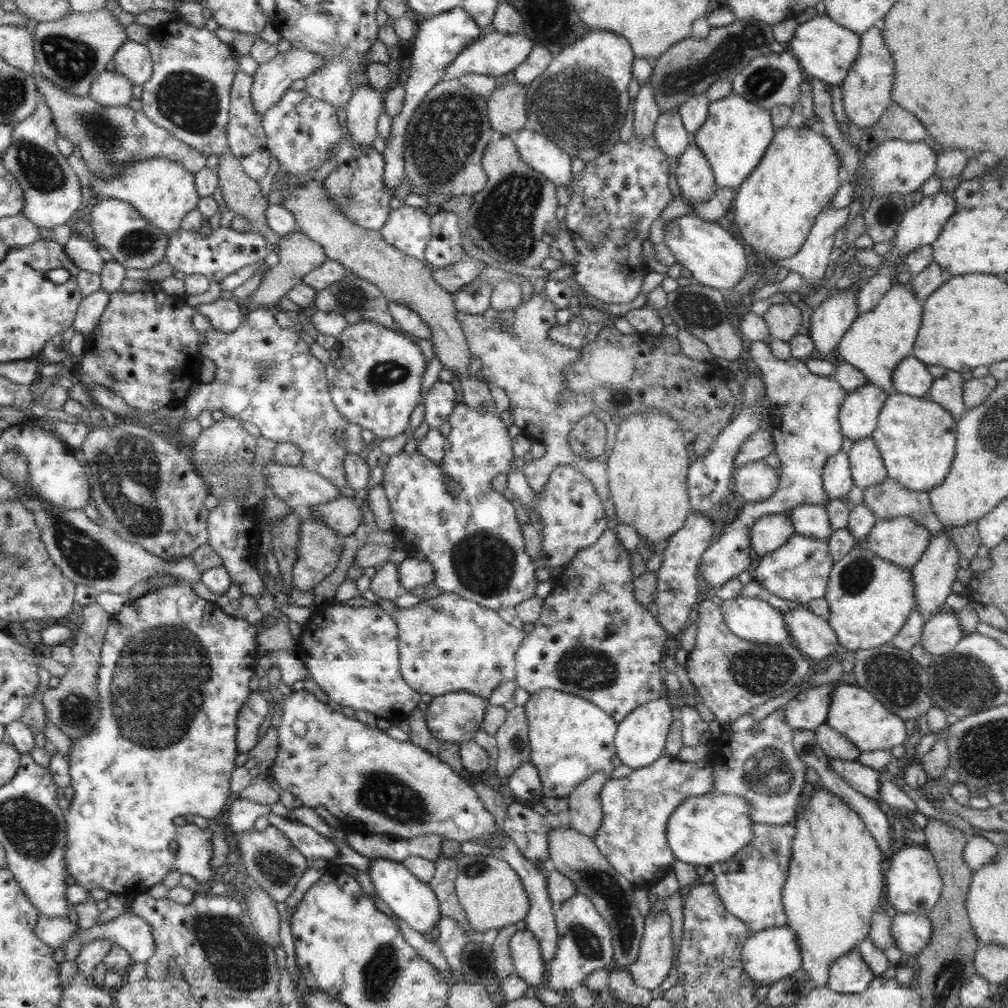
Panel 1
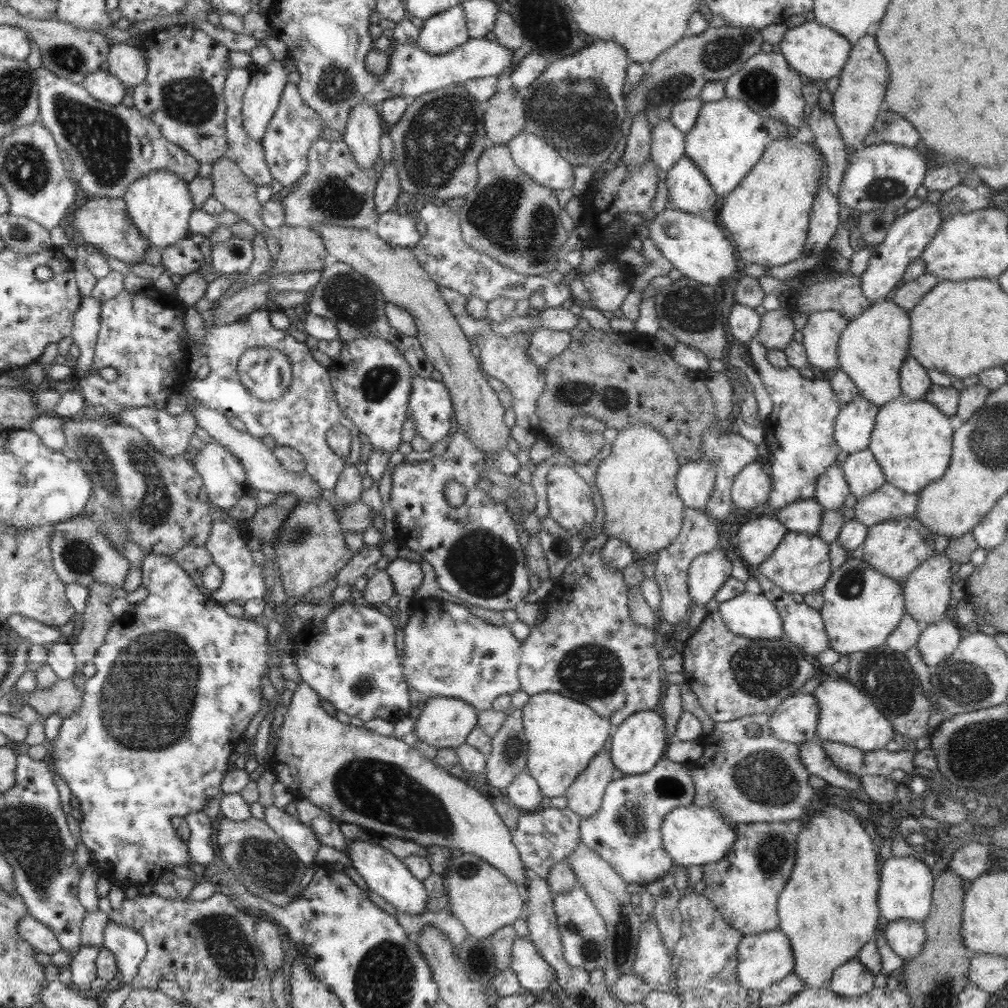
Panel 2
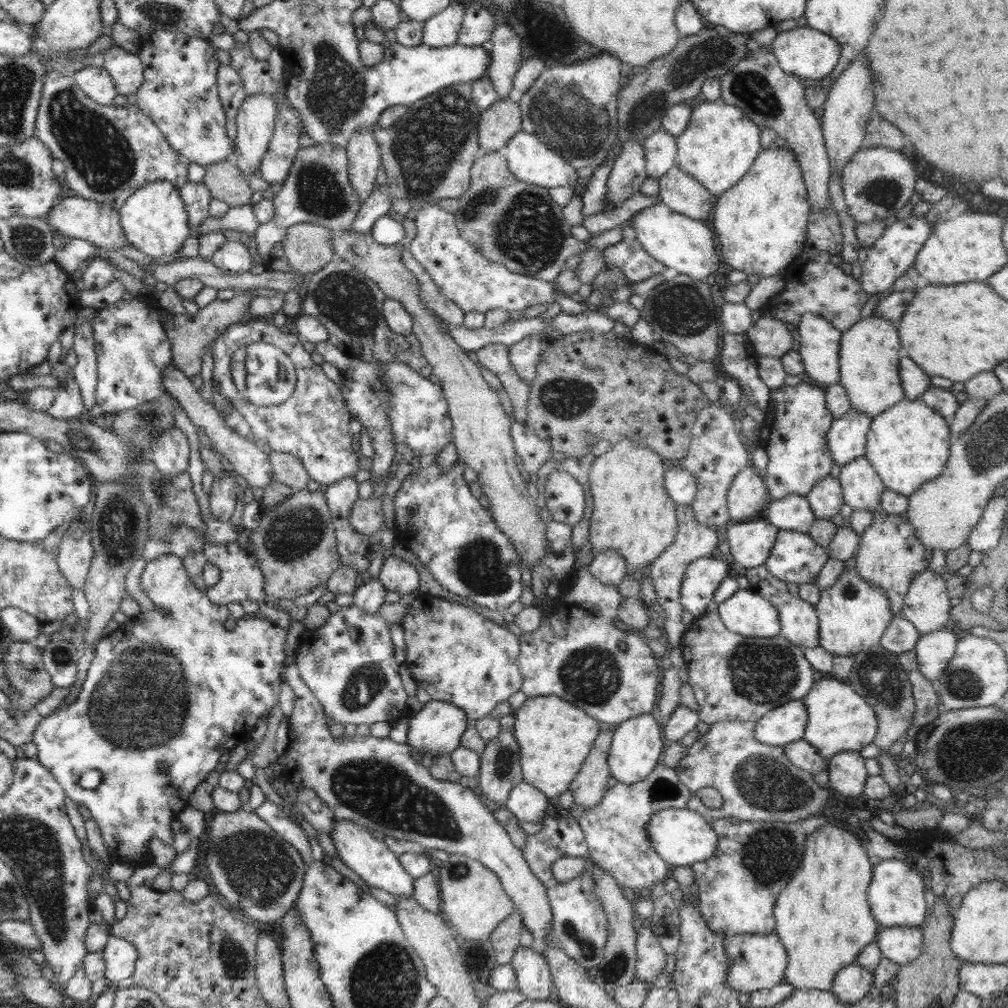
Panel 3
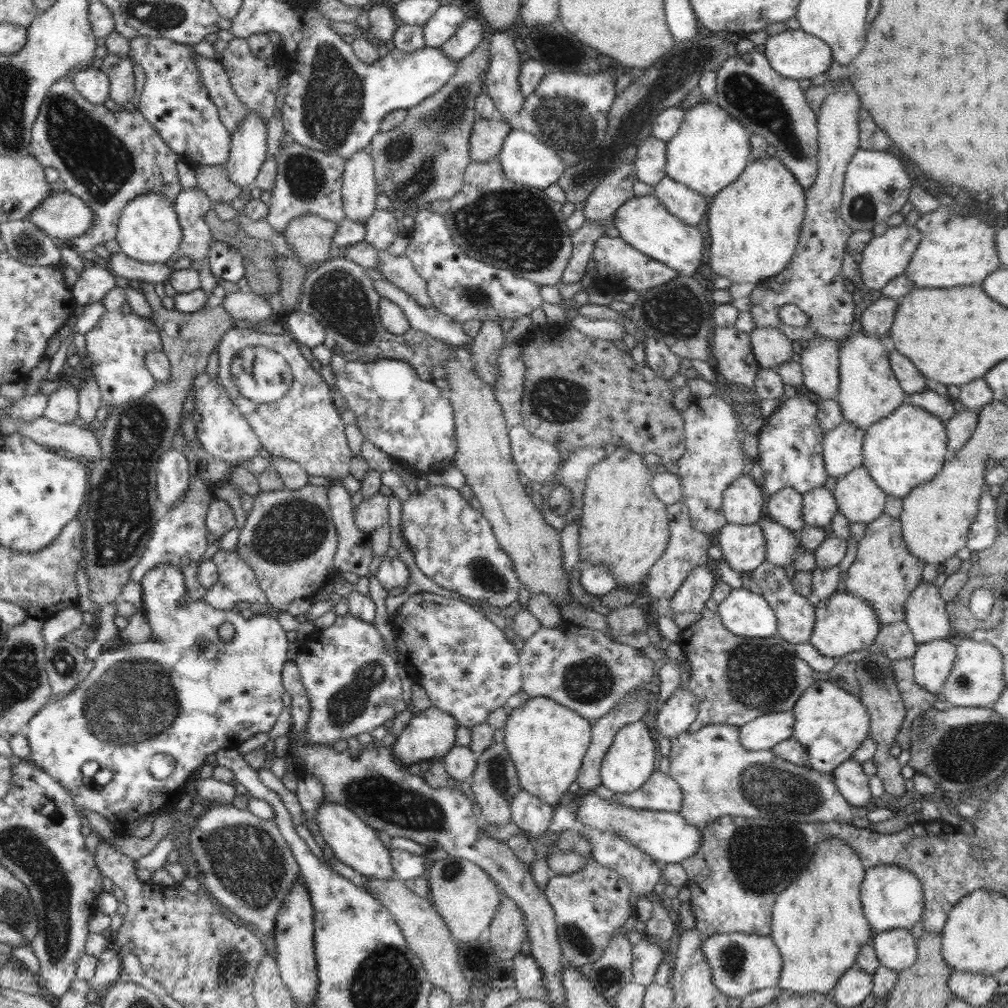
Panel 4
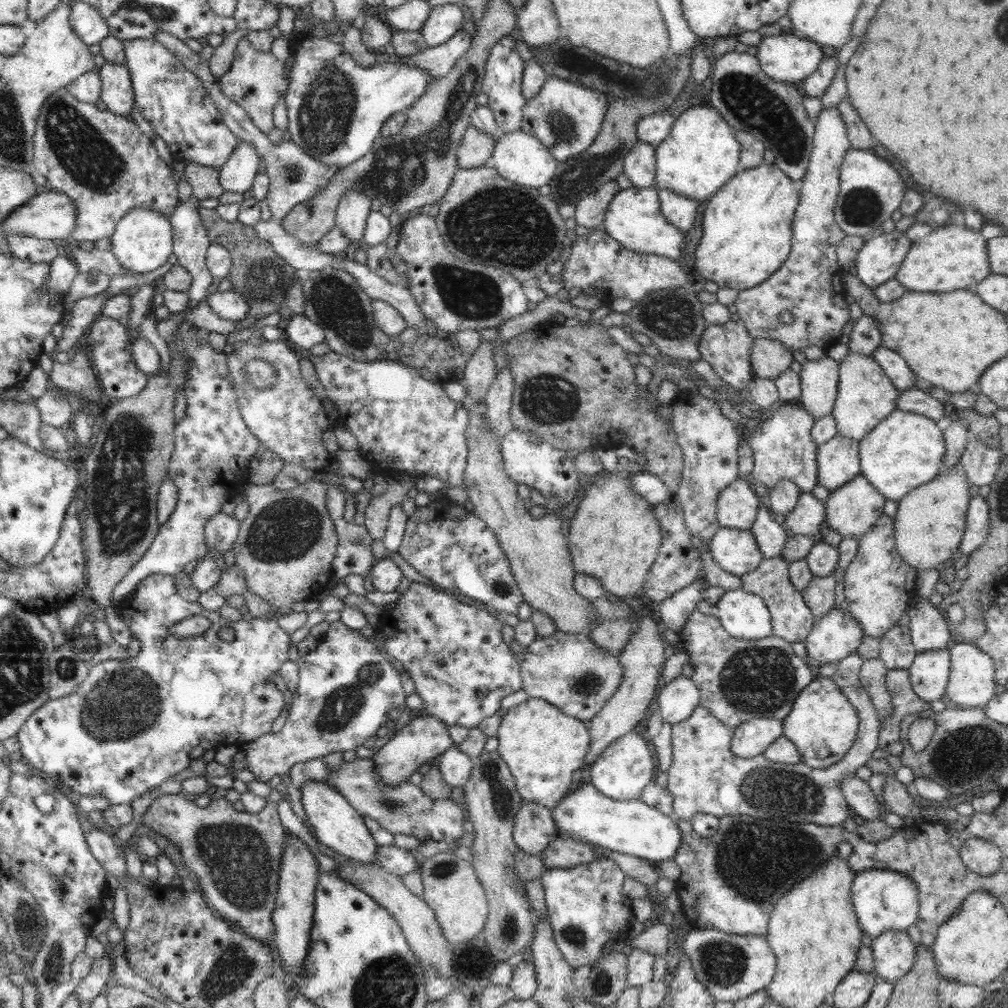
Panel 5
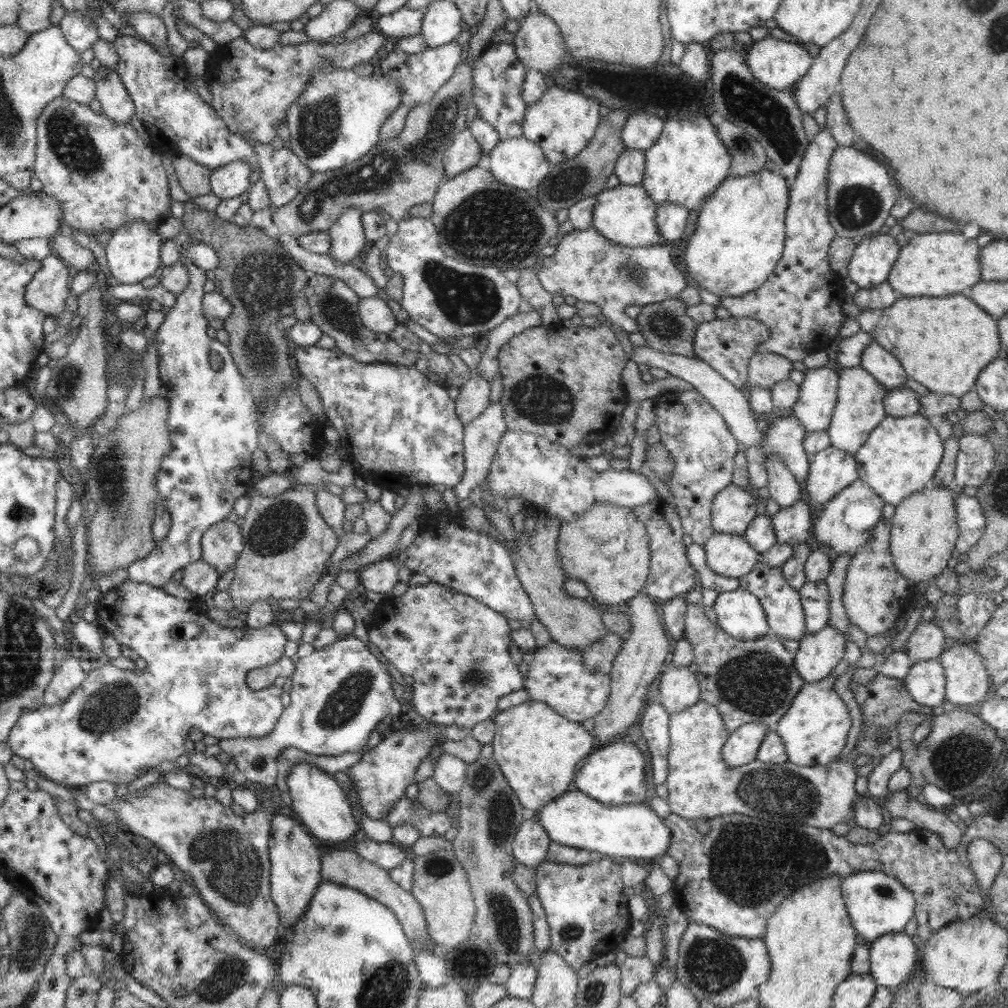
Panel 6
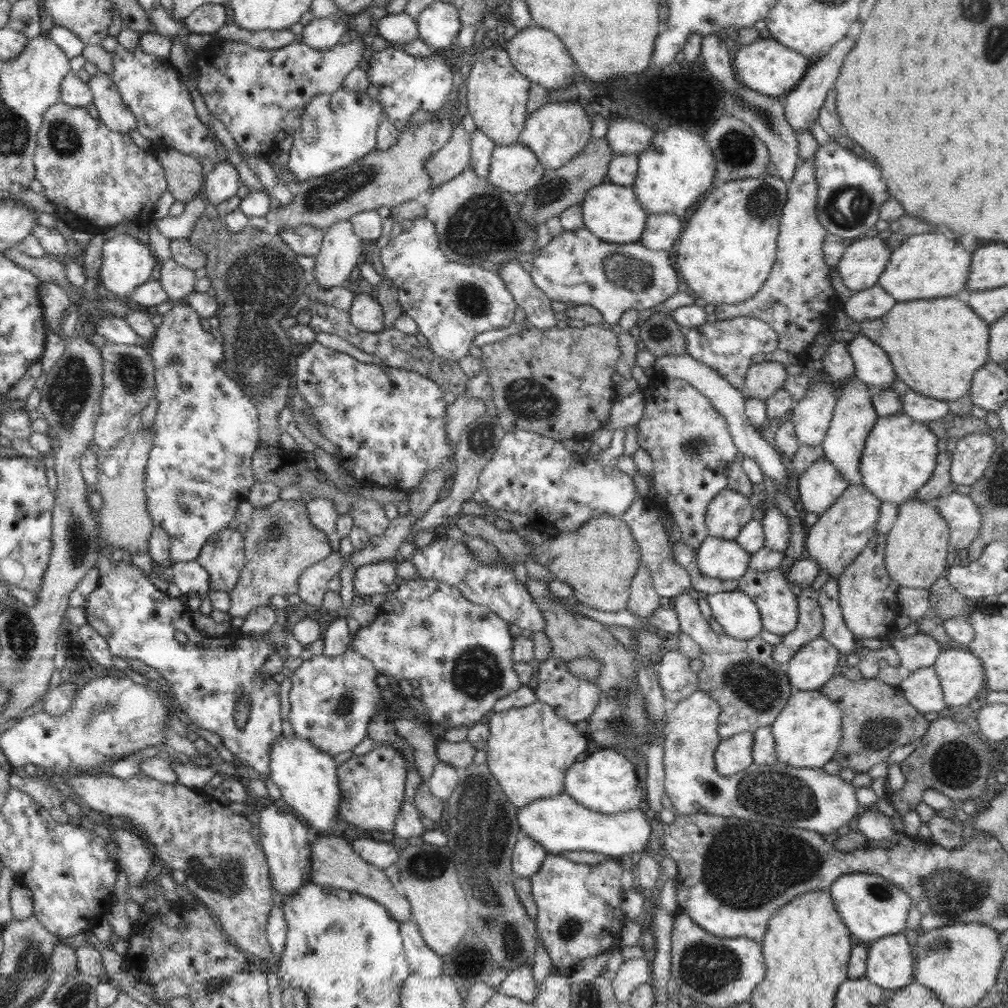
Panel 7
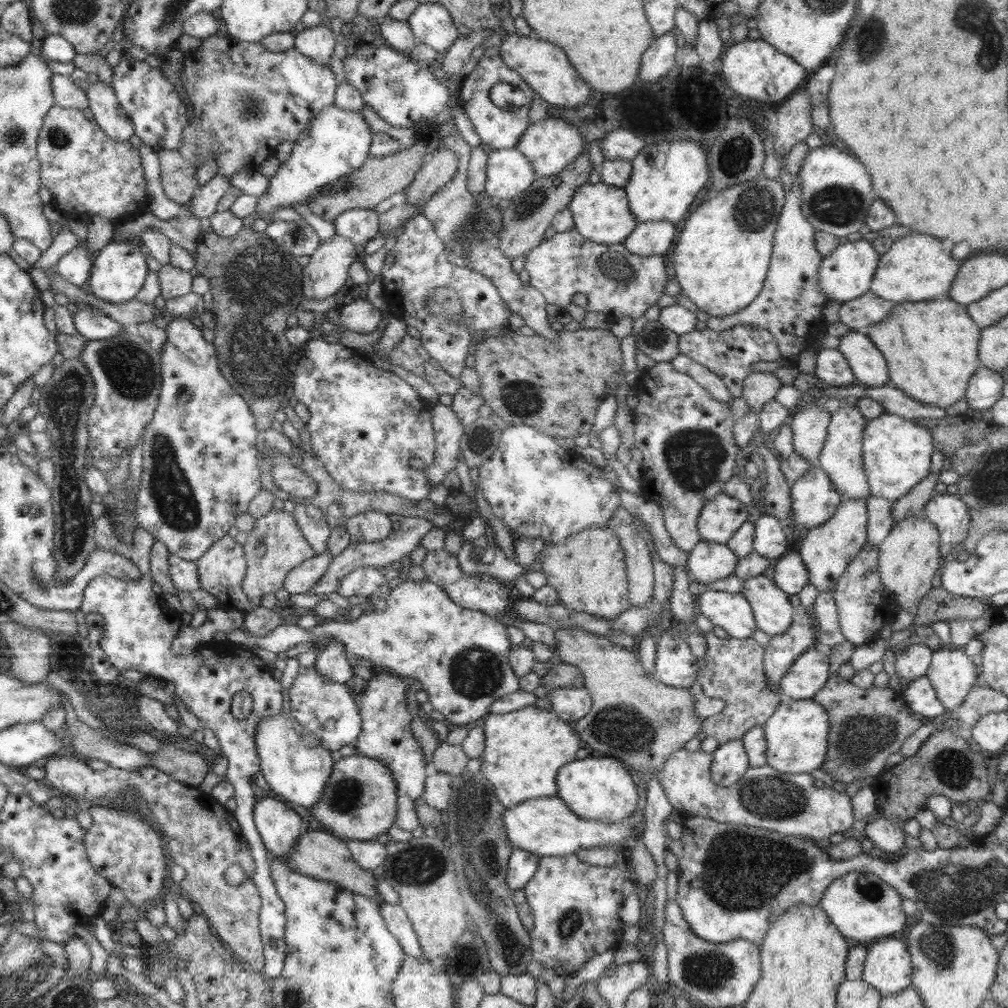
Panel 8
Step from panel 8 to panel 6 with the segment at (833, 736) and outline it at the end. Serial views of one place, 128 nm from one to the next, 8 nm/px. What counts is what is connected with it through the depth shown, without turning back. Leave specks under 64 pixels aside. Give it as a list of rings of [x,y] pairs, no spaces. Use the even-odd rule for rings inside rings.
[[[879,673],[873,682],[858,684],[851,681],[848,685],[854,693],[854,698],[862,712],[863,722],[860,736],[856,742],[858,754],[866,754],[882,758],[899,748],[900,740],[897,737],[897,724],[905,713],[932,715],[932,708],[918,704],[906,689],[903,679],[890,678]]]

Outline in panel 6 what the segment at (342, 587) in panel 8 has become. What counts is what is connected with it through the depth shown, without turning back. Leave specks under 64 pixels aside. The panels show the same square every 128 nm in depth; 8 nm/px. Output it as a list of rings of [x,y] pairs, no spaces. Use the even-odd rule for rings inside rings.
[[[386,558],[364,566],[357,573],[360,578],[360,588],[375,593],[391,595],[398,581],[399,564],[395,558]]]

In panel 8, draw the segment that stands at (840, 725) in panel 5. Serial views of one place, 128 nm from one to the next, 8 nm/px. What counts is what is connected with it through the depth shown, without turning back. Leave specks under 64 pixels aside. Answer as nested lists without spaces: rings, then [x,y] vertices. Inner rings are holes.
[[[812,697],[809,699],[796,700],[793,698],[784,698],[779,703],[774,714],[763,727],[766,738],[766,762],[768,765],[776,768],[782,773],[811,773],[816,768],[820,768],[826,756],[828,748],[828,739],[830,735],[830,715],[828,711],[816,703]]]

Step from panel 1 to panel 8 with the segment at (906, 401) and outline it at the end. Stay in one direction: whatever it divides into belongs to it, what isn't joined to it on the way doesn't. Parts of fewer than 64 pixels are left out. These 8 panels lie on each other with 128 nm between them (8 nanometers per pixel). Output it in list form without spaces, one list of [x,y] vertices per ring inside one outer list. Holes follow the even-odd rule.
[[[882,413],[864,426],[862,440],[864,470],[870,493],[891,501],[901,499],[930,473],[930,457],[936,449],[930,431],[913,419]]]

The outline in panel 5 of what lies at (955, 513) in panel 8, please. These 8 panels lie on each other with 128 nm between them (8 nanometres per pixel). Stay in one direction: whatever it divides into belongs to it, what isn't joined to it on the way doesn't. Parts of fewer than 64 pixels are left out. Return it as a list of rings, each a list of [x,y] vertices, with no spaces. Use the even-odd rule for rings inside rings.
[[[981,495],[970,499],[970,508],[966,512],[966,530],[959,549],[969,555],[986,543],[990,534],[990,515],[986,499]]]

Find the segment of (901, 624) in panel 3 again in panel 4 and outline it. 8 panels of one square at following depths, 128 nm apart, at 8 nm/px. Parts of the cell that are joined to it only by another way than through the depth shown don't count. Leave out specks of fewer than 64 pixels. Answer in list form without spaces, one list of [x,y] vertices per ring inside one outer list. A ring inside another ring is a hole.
[[[903,620],[881,626],[880,633],[874,640],[874,648],[894,661],[904,658],[913,659],[917,644],[908,624]]]

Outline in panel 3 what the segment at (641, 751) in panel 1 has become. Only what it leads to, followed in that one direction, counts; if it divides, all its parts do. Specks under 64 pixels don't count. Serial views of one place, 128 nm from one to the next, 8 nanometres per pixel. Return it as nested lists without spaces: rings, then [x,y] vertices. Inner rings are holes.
[[[650,713],[622,722],[612,734],[612,744],[608,752],[610,776],[616,778],[618,783],[624,784],[634,784],[644,780],[658,764],[666,745],[662,723],[657,722]]]

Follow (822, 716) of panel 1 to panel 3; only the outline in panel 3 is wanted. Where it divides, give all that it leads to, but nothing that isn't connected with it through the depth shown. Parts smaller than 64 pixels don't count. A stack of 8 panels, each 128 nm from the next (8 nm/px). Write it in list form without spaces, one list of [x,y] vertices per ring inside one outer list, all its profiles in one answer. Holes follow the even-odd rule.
[[[791,700],[774,710],[770,710],[757,721],[755,738],[772,746],[786,746],[804,739],[808,721],[808,711],[804,701]]]

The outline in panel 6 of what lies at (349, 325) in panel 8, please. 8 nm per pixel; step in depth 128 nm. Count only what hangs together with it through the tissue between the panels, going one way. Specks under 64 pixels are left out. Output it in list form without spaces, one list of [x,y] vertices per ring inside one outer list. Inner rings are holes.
[[[381,296],[361,298],[358,314],[362,317],[364,326],[374,332],[392,332],[400,325],[387,301]]]

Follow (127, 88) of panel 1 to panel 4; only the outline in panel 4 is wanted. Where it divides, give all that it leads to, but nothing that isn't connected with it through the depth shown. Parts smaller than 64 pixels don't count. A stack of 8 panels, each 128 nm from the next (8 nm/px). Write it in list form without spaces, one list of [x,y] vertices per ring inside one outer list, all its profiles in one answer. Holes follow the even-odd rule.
[[[88,66],[77,69],[72,73],[71,81],[80,95],[90,103],[103,105],[110,96],[110,81],[101,68]]]

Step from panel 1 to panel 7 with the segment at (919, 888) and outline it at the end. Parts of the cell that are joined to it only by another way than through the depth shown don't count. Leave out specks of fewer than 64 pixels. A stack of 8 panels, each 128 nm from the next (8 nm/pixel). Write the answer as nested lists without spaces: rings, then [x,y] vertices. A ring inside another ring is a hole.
[[[864,872],[842,875],[829,886],[828,891],[850,934],[863,944],[872,943],[886,935],[902,933],[906,929],[908,912],[913,906],[912,899],[882,876]]]

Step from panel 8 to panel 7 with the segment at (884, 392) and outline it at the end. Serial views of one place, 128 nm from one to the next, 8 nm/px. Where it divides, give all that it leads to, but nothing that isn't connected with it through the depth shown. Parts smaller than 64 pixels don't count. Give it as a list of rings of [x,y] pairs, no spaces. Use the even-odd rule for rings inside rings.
[[[908,391],[902,397],[902,411],[914,420],[925,422],[935,421],[950,413],[948,401],[924,397],[914,391]]]

